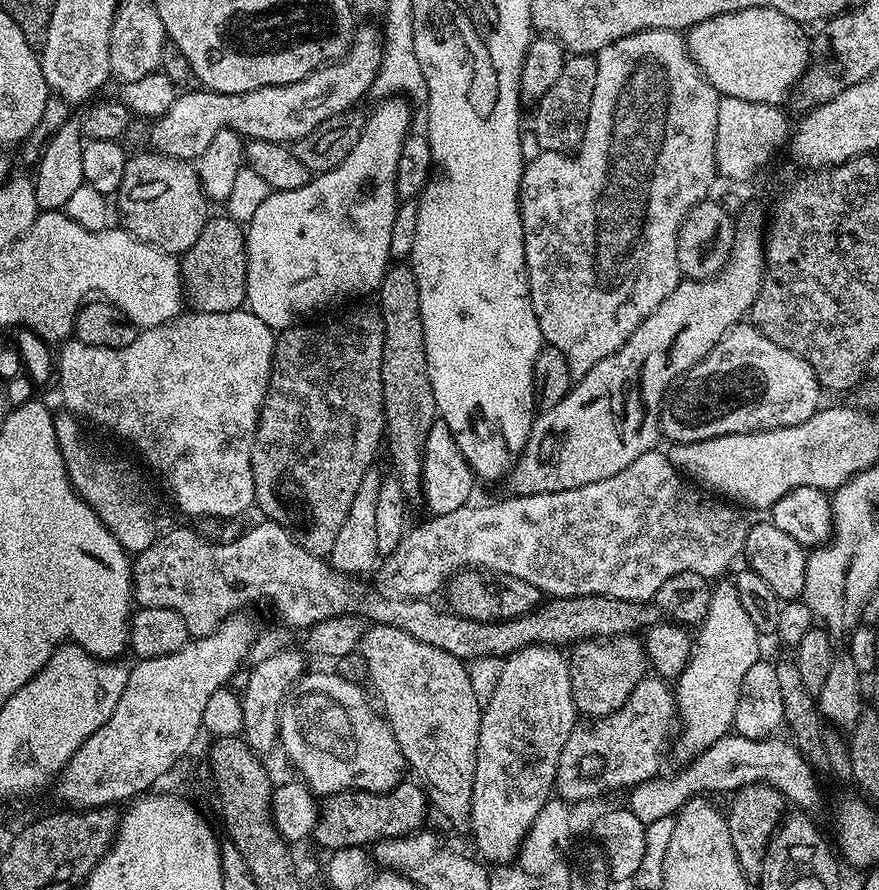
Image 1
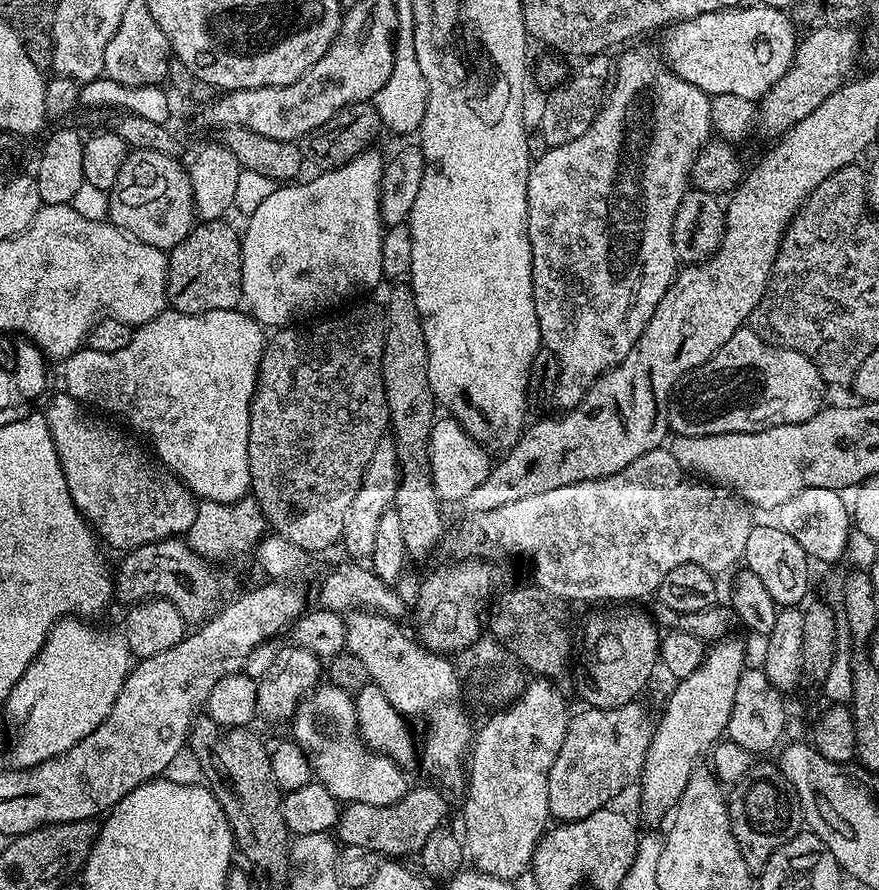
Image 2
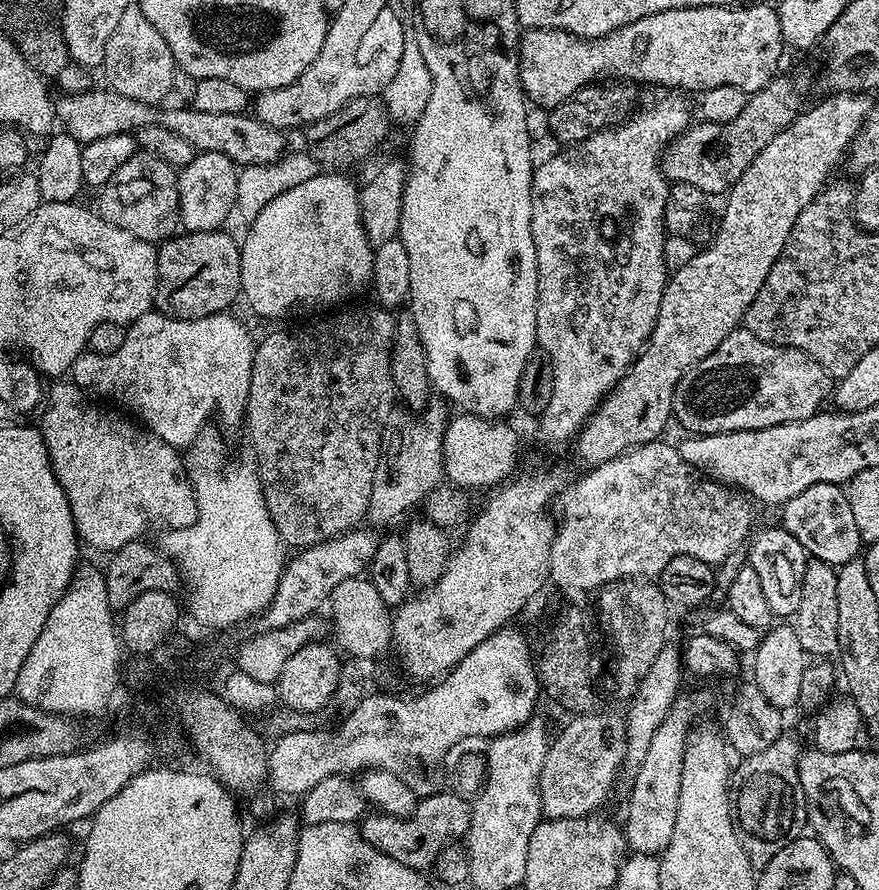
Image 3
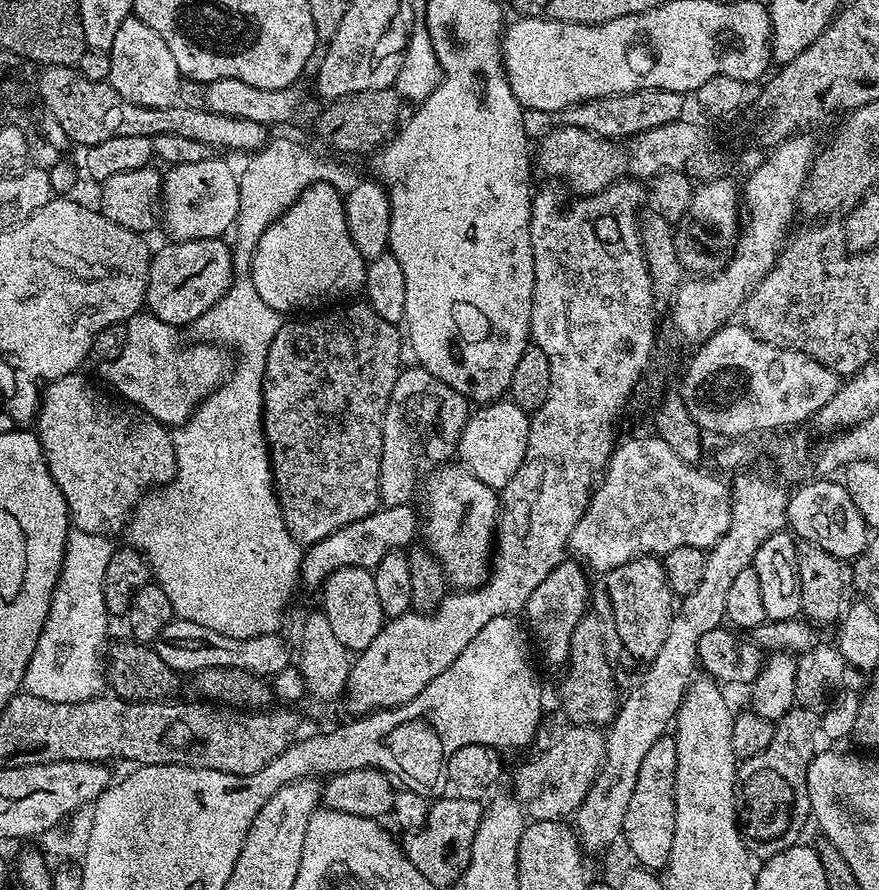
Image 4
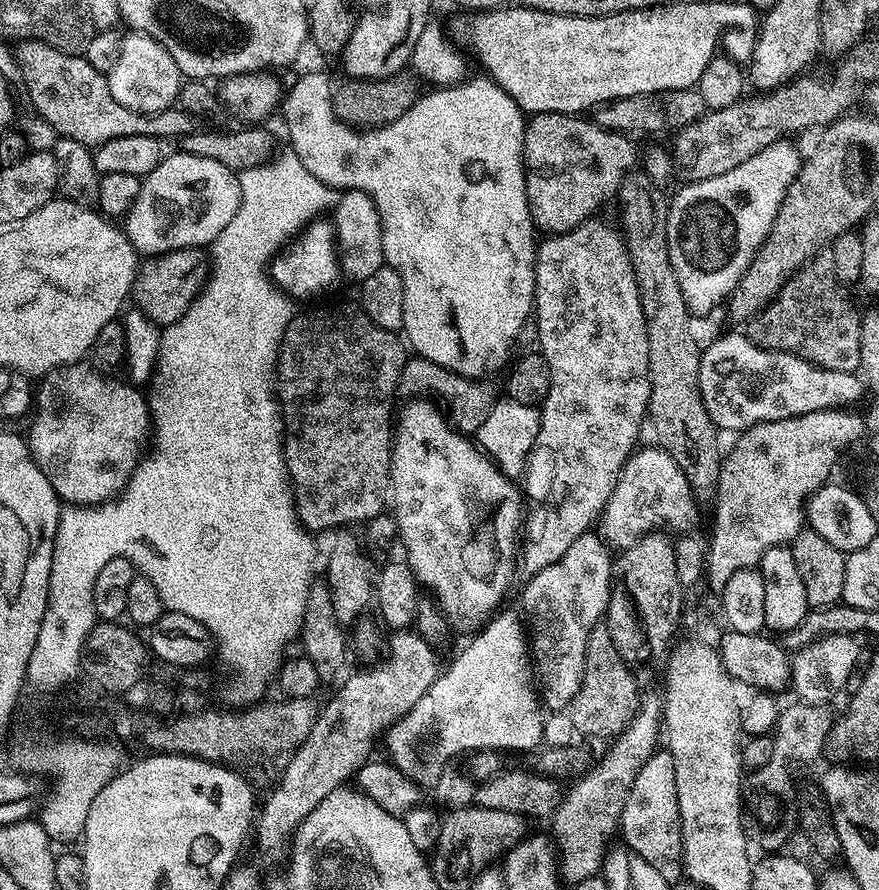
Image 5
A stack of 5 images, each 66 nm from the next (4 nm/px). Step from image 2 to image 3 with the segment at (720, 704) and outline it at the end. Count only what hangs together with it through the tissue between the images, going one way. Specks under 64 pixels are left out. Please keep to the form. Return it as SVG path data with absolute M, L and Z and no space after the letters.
M704 692L681 695L674 702L670 714L666 714L666 722L662 722L654 738L650 738L650 750L646 750L646 758L642 758L638 774L631 777L628 813L622 819L624 838L633 853L659 854L670 842L670 834L674 834L674 822L678 818L678 794L682 790L682 758L688 734L697 723L696 715L707 704L708 696Z

